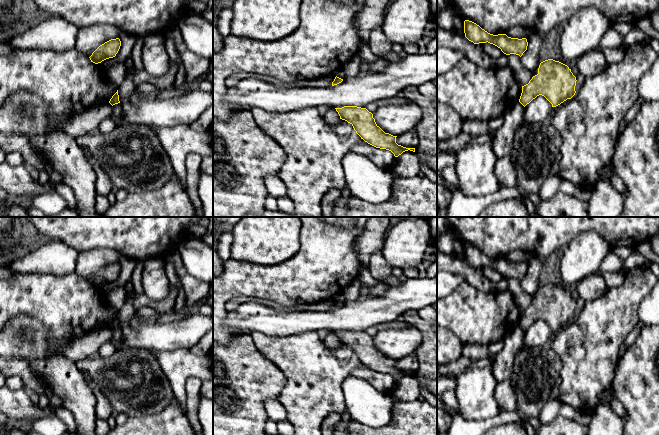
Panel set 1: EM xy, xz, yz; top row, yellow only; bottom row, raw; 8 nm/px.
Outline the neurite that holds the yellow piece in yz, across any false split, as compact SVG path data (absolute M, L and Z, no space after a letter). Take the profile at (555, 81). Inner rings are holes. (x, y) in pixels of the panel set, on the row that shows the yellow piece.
M553 59L545 60L540 63L538 74L522 86L519 102L525 107L537 96L542 95L552 107L556 107L575 95L576 81L567 65Z

